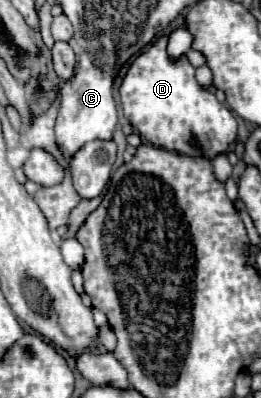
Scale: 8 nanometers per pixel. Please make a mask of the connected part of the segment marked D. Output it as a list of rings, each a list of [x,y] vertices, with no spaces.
[[[160,37],[130,65],[120,85],[124,117],[156,147],[188,157],[214,159],[216,155],[226,153],[236,141],[236,119],[214,93],[200,91],[194,77],[194,67],[186,57],[182,57],[178,63],[168,61],[166,41],[168,37]]]

